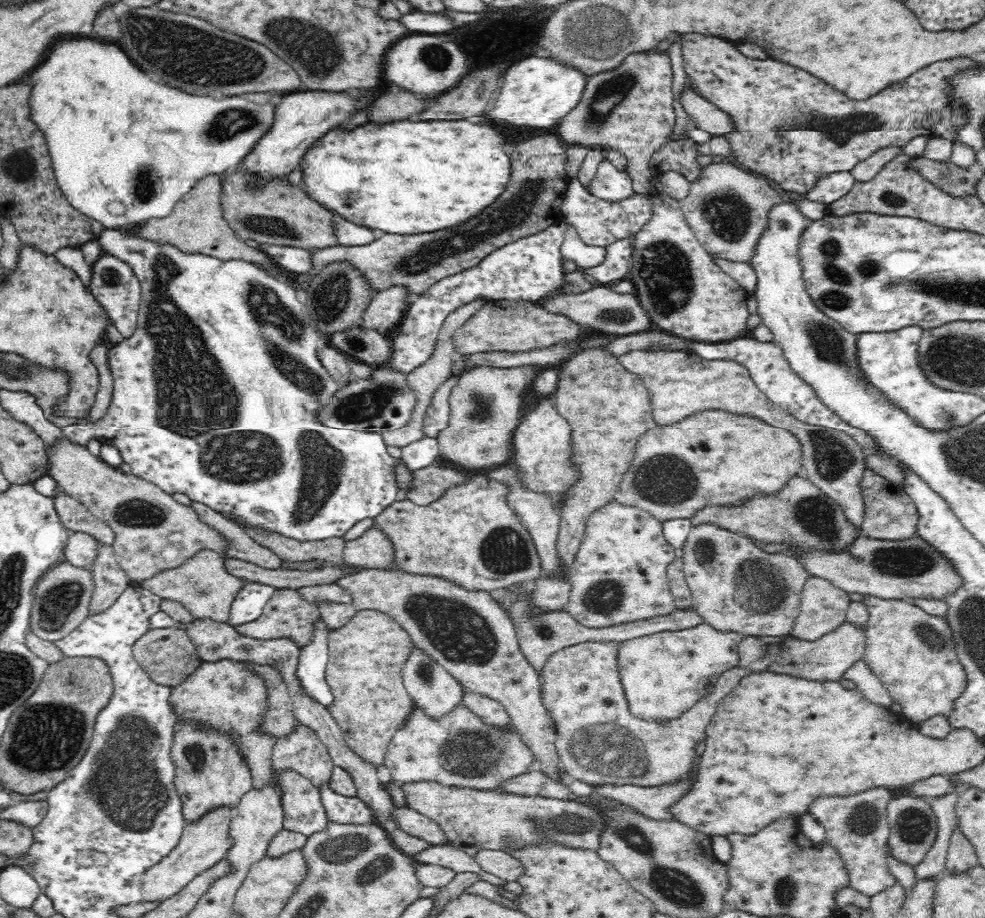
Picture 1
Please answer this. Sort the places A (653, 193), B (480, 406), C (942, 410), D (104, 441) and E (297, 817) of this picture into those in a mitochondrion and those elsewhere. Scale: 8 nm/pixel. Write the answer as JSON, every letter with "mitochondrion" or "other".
{"A":"other","B":"mitochondrion","C":"mitochondrion","D":"other","E":"other"}

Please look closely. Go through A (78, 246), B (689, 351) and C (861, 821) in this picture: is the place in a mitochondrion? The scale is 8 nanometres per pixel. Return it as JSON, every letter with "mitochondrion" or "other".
{"A":"other","B":"other","C":"mitochondrion"}

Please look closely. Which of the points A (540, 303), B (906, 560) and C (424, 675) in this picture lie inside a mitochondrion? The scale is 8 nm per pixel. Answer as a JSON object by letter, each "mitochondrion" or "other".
{"A":"other","B":"mitochondrion","C":"mitochondrion"}

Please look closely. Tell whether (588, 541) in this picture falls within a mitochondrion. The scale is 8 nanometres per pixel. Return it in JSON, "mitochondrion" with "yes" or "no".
{"mitochondrion":"no"}

